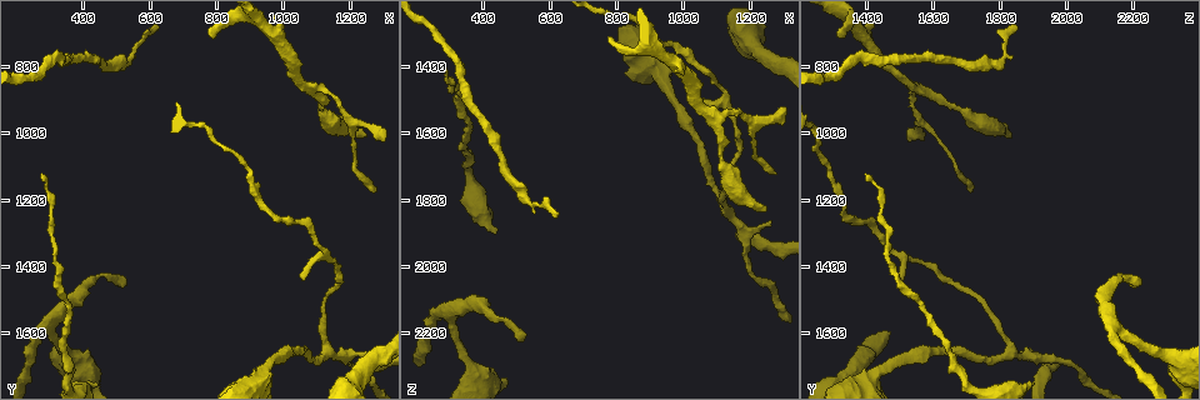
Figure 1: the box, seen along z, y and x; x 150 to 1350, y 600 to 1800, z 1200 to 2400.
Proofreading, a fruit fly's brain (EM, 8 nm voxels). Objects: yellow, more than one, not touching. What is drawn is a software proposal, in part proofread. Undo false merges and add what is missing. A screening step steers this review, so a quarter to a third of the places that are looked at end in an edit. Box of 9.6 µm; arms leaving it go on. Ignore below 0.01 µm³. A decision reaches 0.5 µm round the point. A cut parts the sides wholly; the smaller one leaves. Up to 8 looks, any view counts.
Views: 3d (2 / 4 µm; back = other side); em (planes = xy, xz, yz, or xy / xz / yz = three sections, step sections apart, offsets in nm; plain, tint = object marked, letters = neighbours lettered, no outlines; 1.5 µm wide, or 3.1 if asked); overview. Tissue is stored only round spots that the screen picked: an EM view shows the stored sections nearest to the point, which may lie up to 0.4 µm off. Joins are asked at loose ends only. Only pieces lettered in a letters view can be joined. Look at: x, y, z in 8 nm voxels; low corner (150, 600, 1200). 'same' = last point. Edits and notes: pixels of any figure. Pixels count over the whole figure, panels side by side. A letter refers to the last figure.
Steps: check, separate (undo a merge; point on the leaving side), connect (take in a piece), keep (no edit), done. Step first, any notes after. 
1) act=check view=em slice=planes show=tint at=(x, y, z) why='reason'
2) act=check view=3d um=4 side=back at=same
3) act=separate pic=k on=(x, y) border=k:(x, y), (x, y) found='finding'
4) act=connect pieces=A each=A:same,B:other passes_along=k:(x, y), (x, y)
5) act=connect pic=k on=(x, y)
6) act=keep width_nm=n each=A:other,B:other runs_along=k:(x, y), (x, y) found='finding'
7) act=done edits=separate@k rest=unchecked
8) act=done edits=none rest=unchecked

act=check view=3d um=2 side=back at=(520, 1450, 2220) why='an open end'

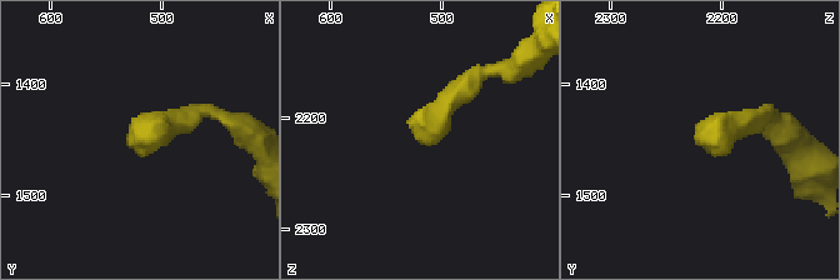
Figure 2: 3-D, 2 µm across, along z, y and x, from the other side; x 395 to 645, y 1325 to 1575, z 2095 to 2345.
act=check view=em slice=planes show=letters at=(520, 1454, 2218) why='need the tissue'

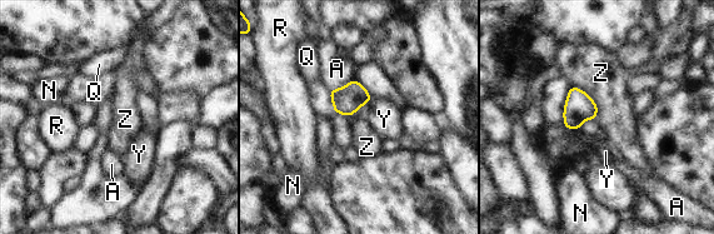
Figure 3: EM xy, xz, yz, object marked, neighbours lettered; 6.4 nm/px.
act=keep longest_contact=Z:280nm each=A:other,N:other,Q:other,R:other,Y:other,Z:other found='none of them fits'

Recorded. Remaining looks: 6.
act=check view=3d um=2 at=(620, 680, 1850) why='thin end'

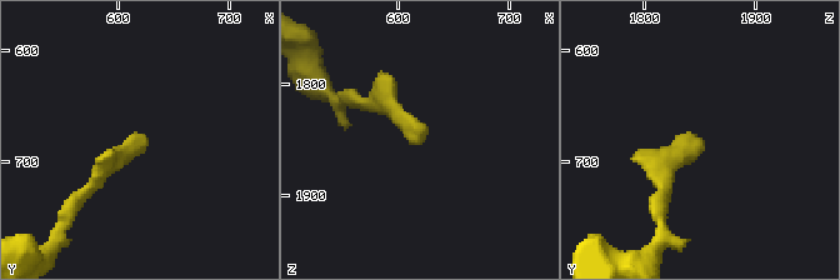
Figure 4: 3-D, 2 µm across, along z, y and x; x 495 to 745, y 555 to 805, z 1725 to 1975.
act=check view=em slice=xz step=8 show=letters at=(622, 678, 1844)

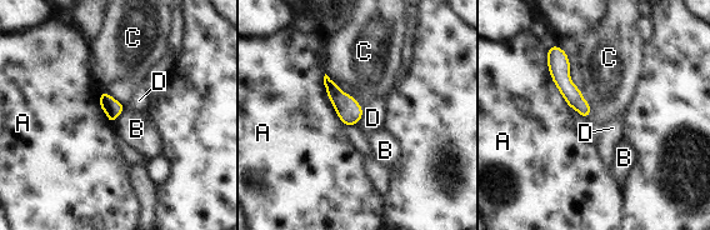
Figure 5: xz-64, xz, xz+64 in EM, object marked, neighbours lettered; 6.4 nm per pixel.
act=check view=em slice=planes show=letters at=same

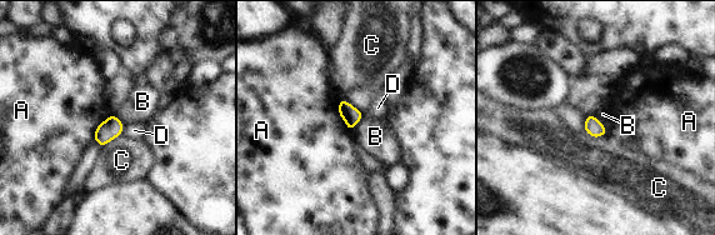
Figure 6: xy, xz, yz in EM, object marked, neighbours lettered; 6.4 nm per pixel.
act=keep width_nm=110 each=A:other,B:other,C:other,D:other border=6:(363, 113), (353, 130) found='none of them fits'

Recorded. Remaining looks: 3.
act=check view=em slice=xy step=8 show=tint at=(270, 1130, 1400) why='free end'

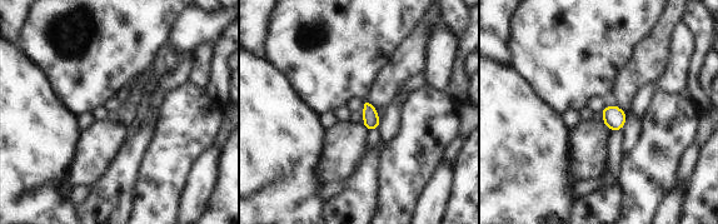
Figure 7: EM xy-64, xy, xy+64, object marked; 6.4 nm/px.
act=check view=em slice=planes show=letters at=same

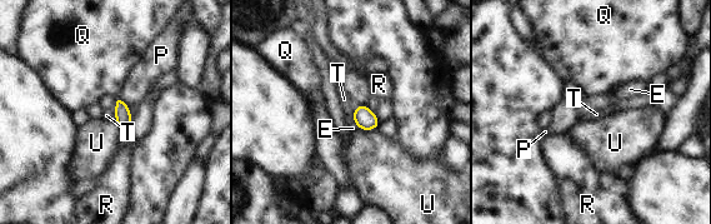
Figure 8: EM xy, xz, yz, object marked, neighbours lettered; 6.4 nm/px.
act=keep width_nm=100 longest_contact=U:100nm each=E:other,P:other,Q:other,R:other,T:other,U:other found='no lettered piece goes on from it'

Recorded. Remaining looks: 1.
act=done edits=none rest=unchecked

